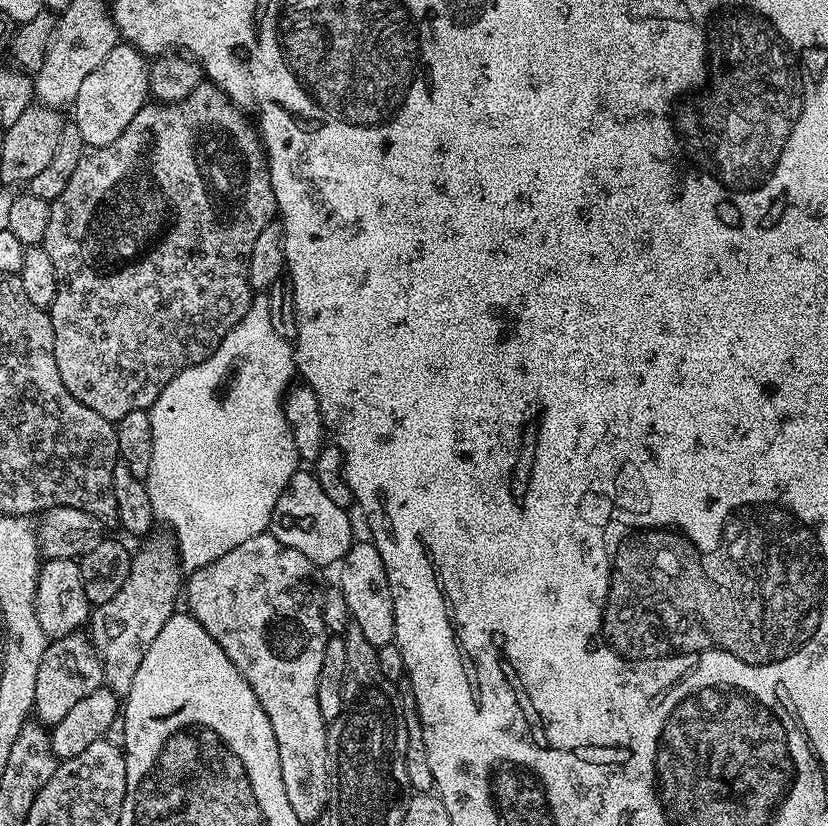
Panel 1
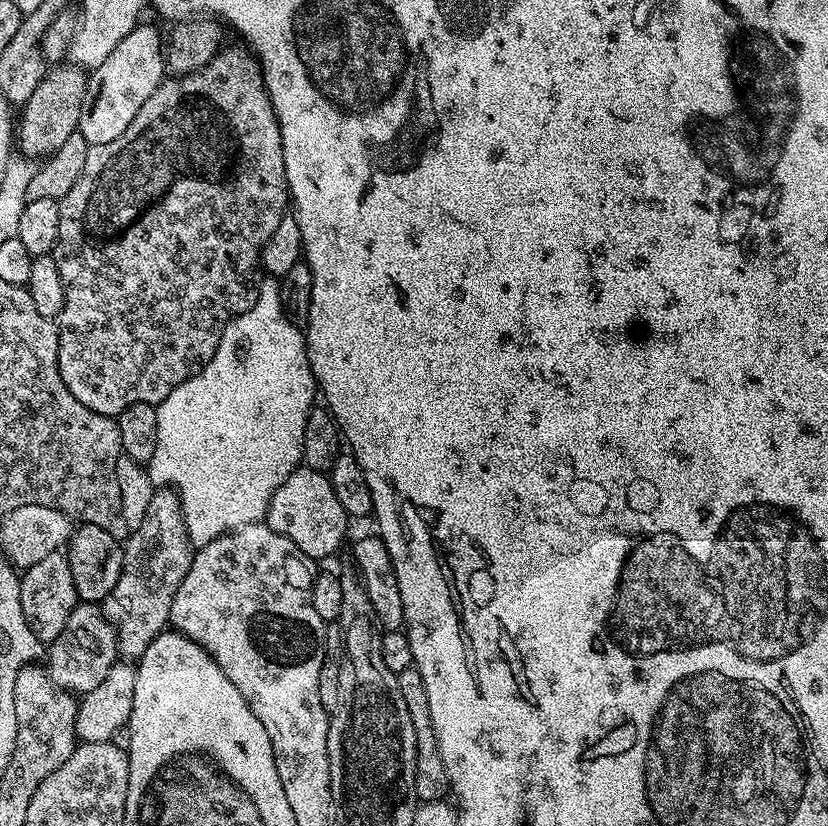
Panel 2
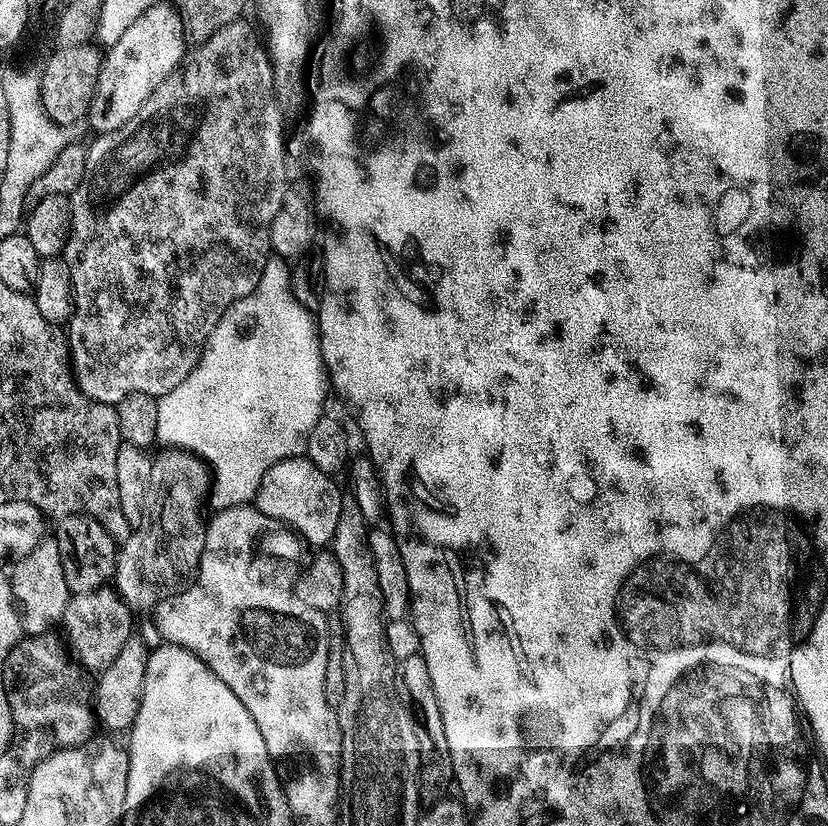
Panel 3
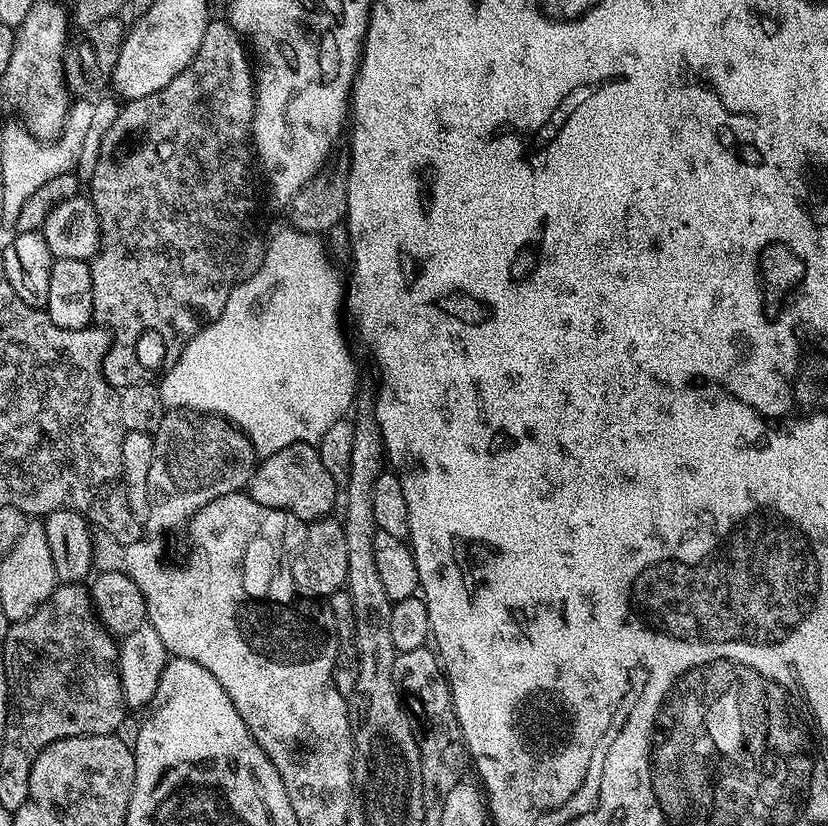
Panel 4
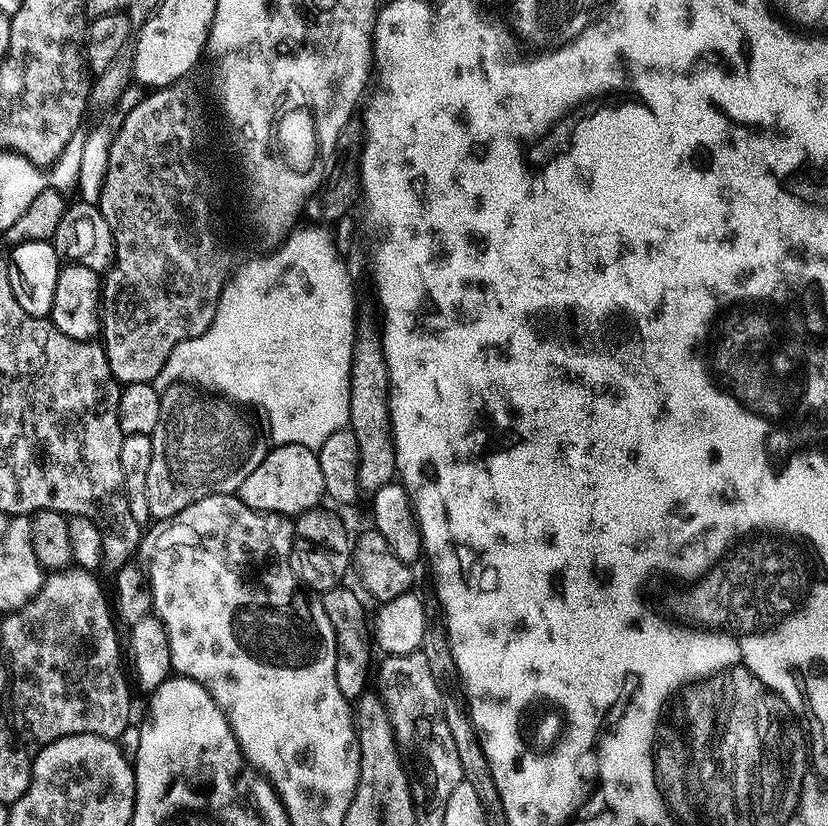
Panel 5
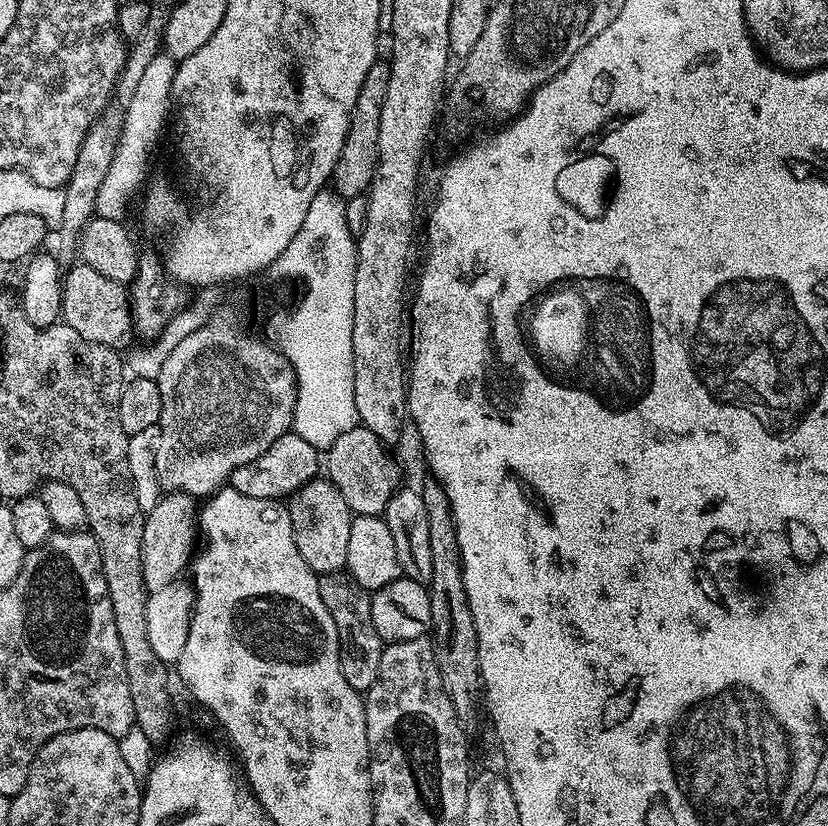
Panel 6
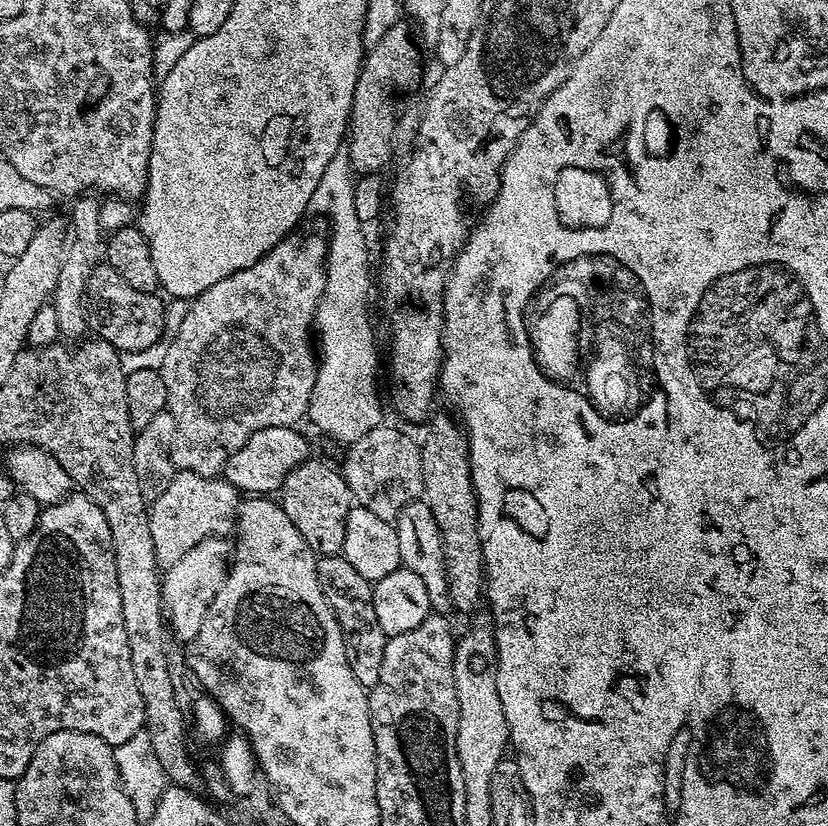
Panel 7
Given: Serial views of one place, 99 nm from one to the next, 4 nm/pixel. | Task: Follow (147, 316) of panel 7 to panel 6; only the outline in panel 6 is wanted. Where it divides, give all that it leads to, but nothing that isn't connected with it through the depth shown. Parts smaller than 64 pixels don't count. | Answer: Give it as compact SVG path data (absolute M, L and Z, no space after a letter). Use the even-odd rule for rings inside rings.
M82 262L75 263L63 273L64 289L60 311L63 323L68 324L86 342L101 344L107 348L124 350L134 339L132 306L129 304L129 289L123 284L114 282L114 278L106 278L106 274L98 274L90 266Z

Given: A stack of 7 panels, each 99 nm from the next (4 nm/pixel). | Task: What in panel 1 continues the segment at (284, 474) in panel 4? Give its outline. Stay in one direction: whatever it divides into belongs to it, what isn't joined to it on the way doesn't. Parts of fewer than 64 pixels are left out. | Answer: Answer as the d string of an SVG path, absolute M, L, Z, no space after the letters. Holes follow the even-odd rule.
M297 470L290 482L286 482L286 490L282 490L282 498L278 498L274 506L270 534L278 538L278 542L298 550L298 554L306 554L312 564L339 565L354 543L352 520L345 508L338 506L338 502L333 502L330 494L322 490L319 475L312 473L311 476L304 471Z

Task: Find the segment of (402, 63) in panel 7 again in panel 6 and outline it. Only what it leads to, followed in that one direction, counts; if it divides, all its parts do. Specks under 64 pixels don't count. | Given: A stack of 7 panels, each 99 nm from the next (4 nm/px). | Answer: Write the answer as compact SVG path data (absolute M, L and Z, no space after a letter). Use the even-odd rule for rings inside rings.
M378 60L370 68L362 88L358 92L358 99L352 111L350 126L344 136L343 148L339 152L332 180L337 195L350 199L363 195L376 176L378 162L378 127L381 121L382 103L386 100L386 89L389 86L389 68L385 61Z

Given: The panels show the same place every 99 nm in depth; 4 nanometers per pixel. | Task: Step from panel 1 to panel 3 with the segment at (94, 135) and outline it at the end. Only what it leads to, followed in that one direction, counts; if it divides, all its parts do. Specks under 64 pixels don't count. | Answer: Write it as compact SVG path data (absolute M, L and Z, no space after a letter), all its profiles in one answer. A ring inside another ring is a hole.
M158 2L140 15L138 22L134 22L134 26L130 26L130 30L126 30L126 34L122 34L122 38L111 45L109 52L112 53L109 56L107 53L103 61L102 76L106 83L102 92L103 95L104 92L108 95L108 105L104 112L99 106L88 109L86 124L93 128L93 133L118 130L118 126L130 122L130 118L142 110L150 94L154 94L156 87L184 63L184 42L186 43L185 17L174 5Z

